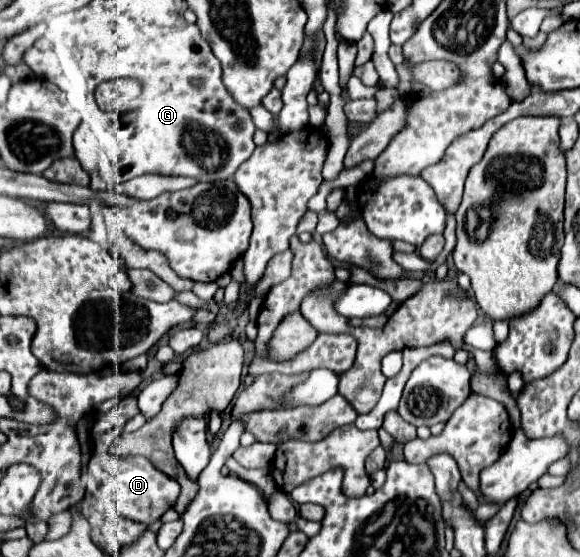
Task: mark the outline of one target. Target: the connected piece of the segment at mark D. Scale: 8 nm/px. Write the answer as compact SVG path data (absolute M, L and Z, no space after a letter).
M95 453L89 461L91 475L101 483L101 487L109 489L113 501L123 517L151 525L171 507L171 503L179 495L179 483L161 473L151 465L149 459L137 457L115 457L111 453Z

